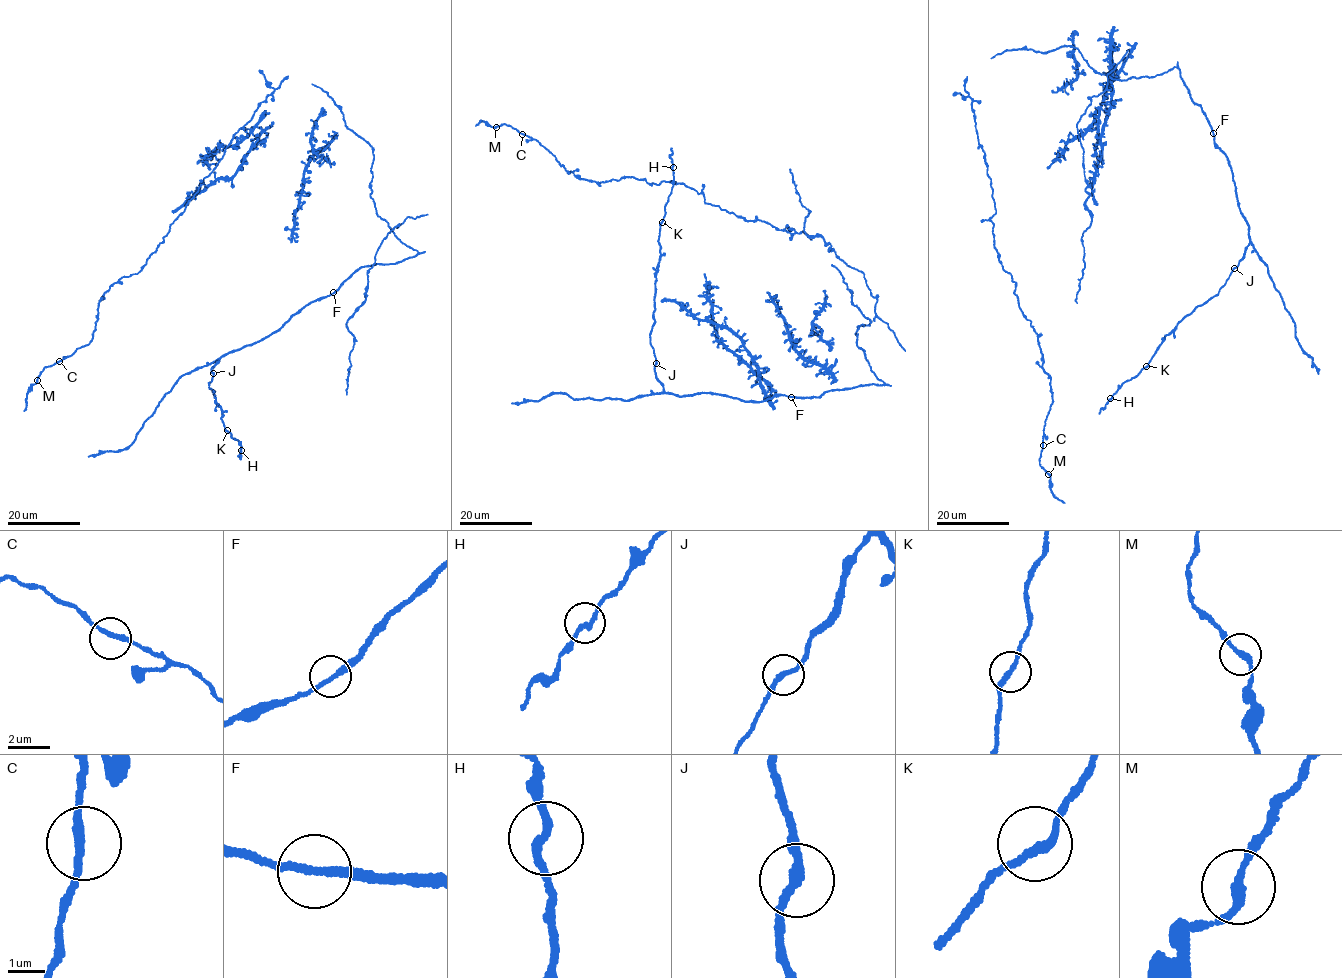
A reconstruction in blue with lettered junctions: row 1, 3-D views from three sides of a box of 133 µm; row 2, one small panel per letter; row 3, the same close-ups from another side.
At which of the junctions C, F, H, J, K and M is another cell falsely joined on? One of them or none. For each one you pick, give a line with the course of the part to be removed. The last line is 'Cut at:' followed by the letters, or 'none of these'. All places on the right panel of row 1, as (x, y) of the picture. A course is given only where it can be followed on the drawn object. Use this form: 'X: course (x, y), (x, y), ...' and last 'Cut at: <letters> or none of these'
Cut at: none of these

